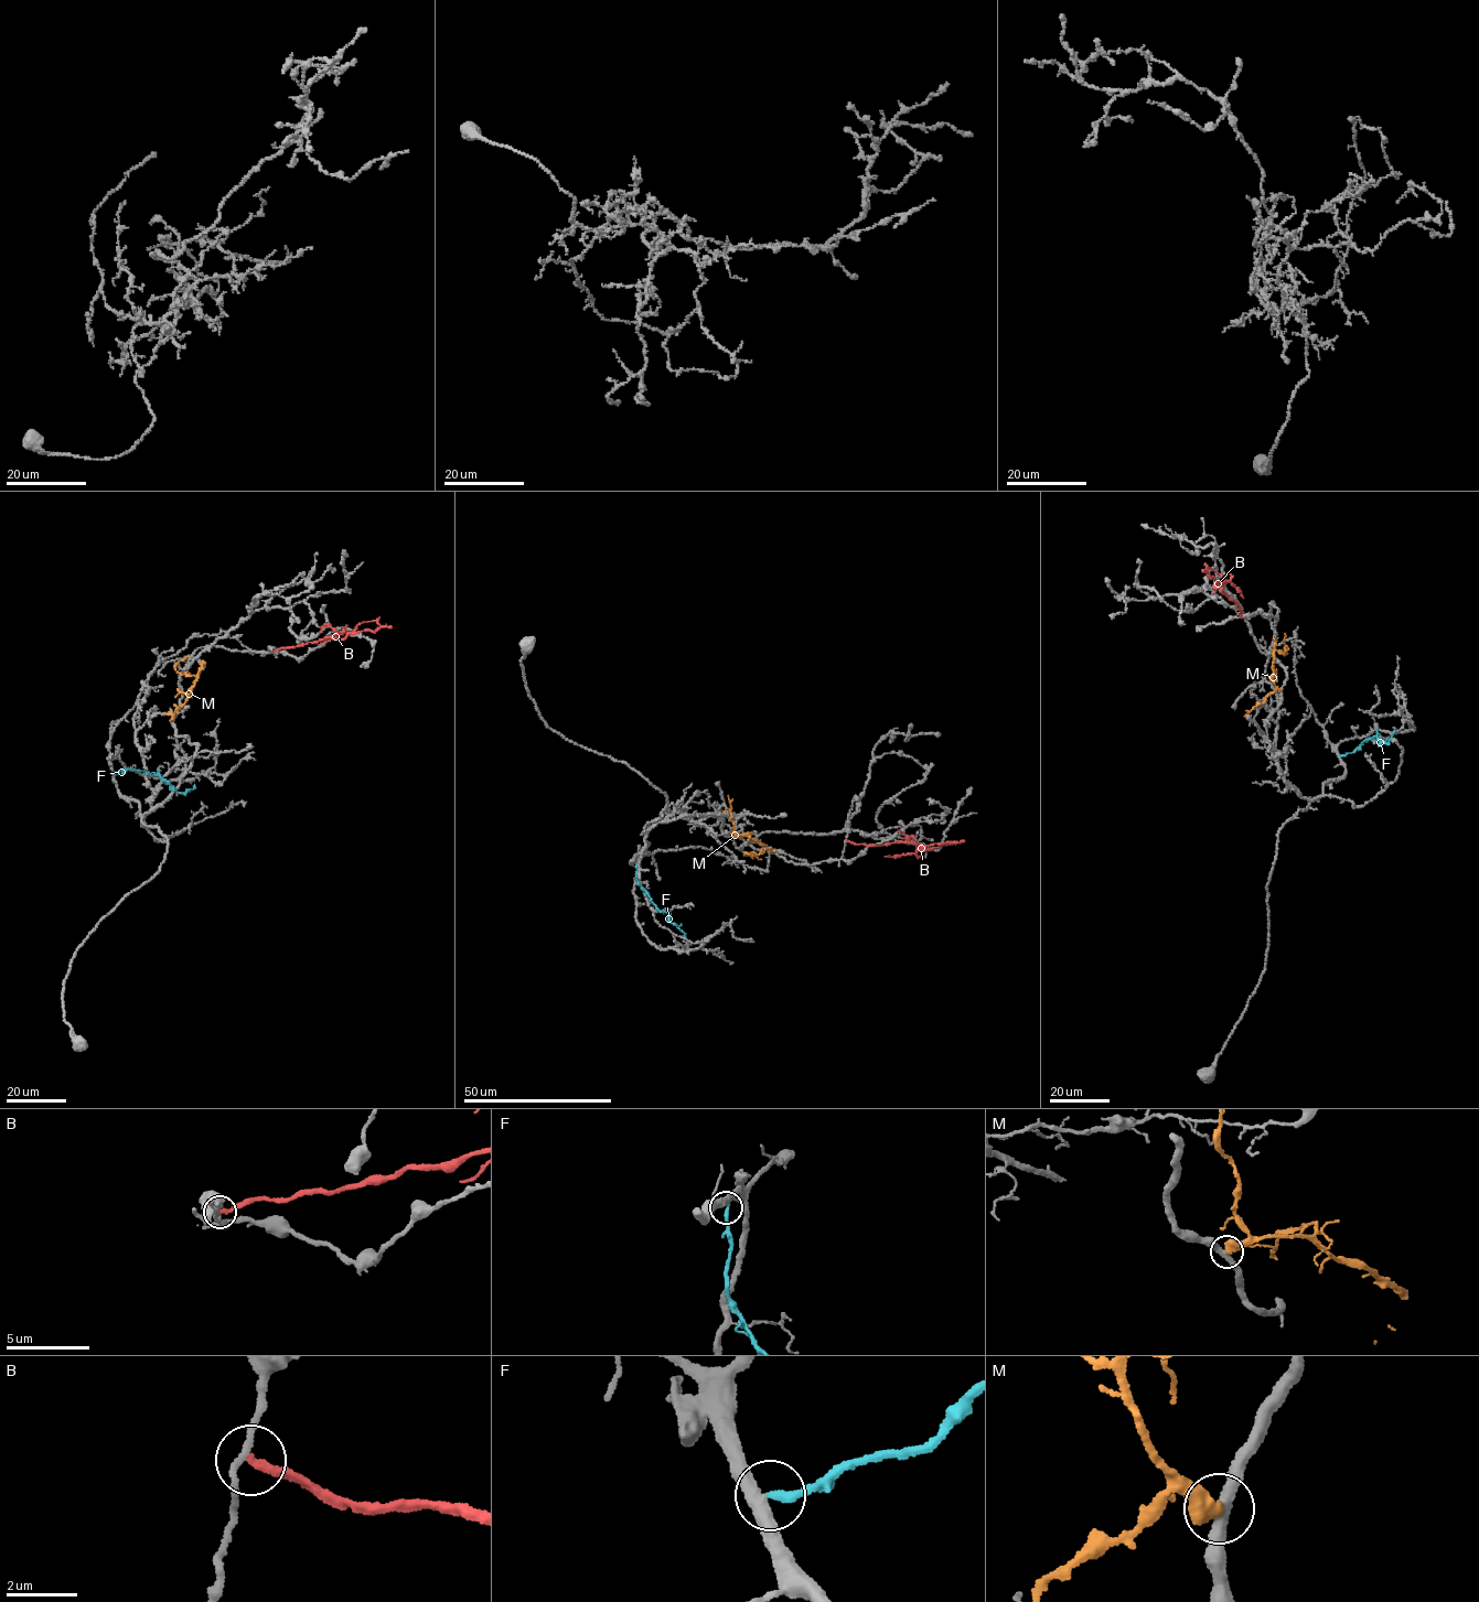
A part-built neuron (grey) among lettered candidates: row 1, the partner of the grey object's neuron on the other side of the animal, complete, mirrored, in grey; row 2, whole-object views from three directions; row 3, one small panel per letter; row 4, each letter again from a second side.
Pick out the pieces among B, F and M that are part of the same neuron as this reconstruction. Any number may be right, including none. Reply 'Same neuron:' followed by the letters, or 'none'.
Same neuron: F

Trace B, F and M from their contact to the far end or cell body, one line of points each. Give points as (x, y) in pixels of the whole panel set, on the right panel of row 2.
B: (1241, 616), (1234, 601), (1221, 591), (1224, 582), (1215, 589), (1214, 583), (1213, 593)
F: (1340, 756), (1353, 752), (1373, 735), (1389, 743), (1395, 729)
M: (1281, 690), (1273, 680), (1273, 666), (1275, 651), (1287, 654), (1285, 634)

